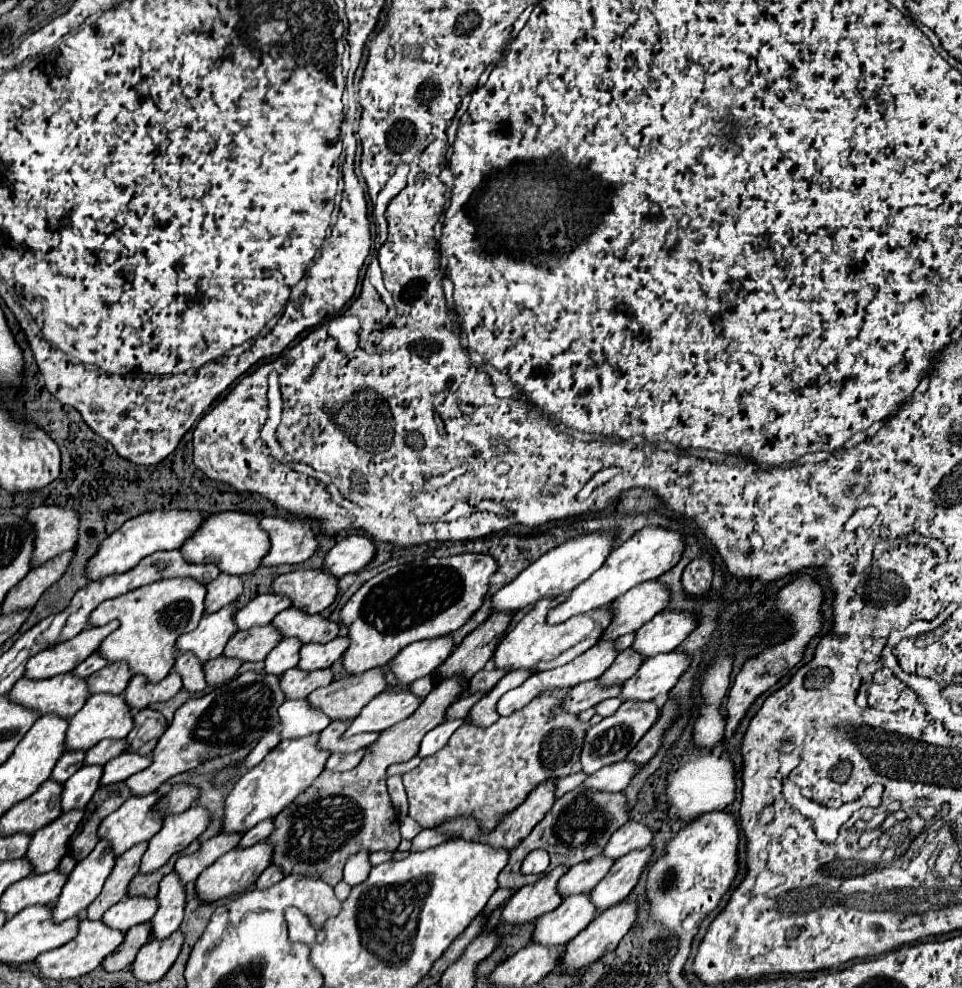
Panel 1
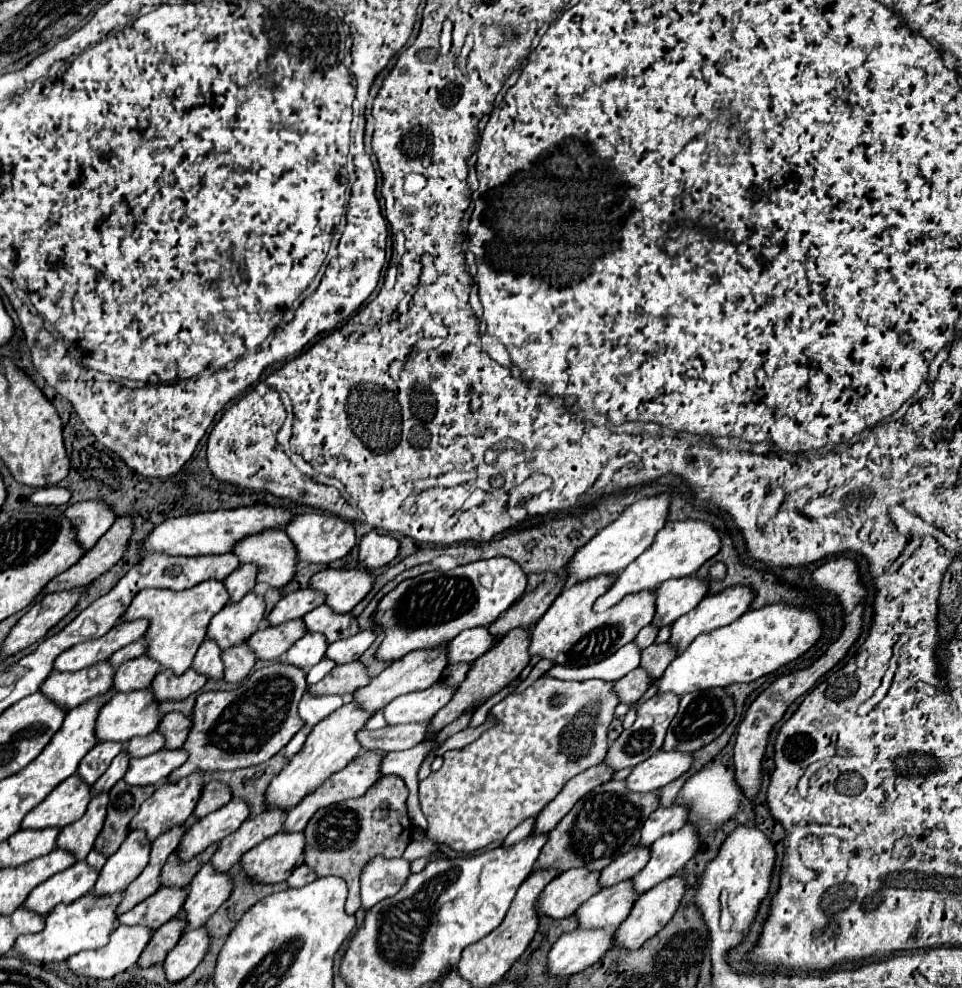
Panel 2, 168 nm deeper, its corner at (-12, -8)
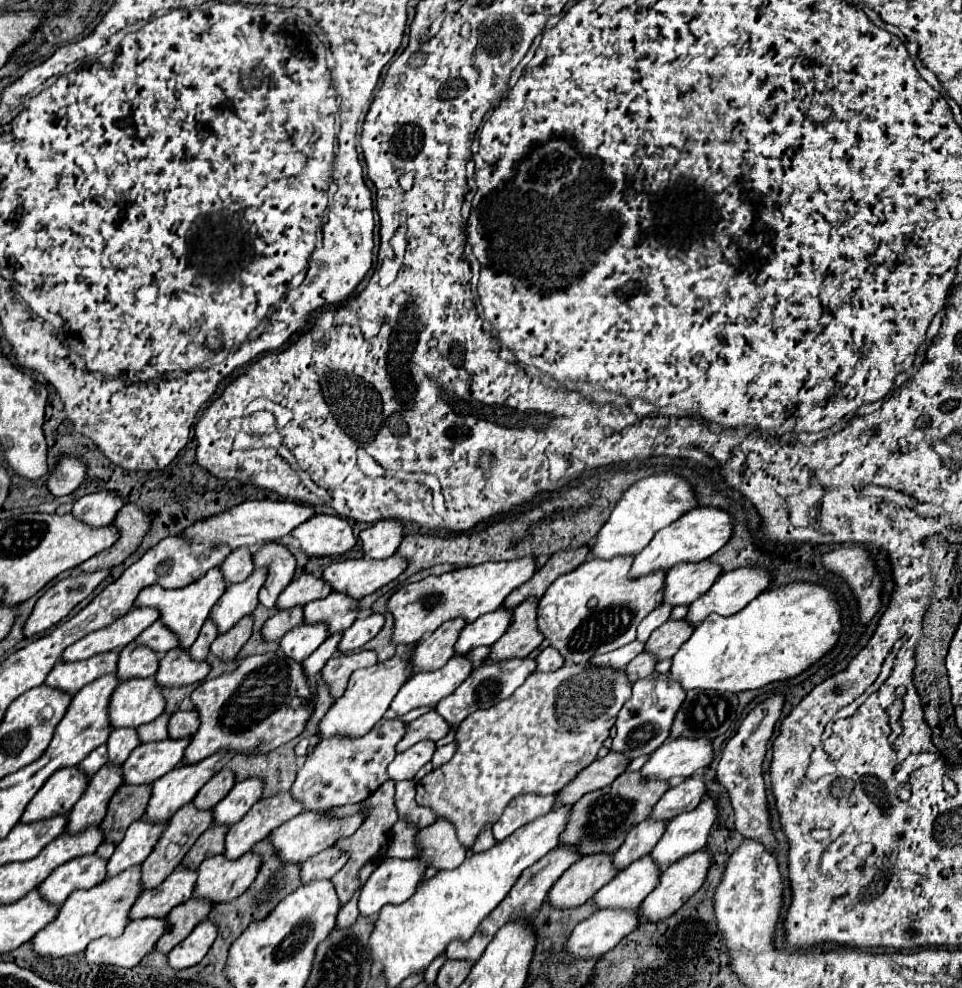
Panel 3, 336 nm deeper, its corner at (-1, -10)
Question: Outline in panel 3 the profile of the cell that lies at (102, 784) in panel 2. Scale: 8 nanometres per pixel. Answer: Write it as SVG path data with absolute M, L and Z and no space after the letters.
M115 729L107 739L107 753L111 765L121 765L129 753L139 745L135 729Z

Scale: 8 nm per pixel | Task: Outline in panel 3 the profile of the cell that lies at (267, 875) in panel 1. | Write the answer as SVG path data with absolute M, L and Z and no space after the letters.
M329 847L321 853L317 853L315 857L311 857L309 861L301 863L299 867L299 879L301 883L307 881L317 881L317 879L331 879L347 861L347 853L341 853L335 847Z

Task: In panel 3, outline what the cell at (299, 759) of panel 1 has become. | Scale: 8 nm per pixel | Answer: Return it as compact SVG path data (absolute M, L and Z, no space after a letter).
M413 647L405 649L403 655L395 655L393 659L389 659L385 663L377 663L369 669L357 669L351 675L351 681L349 681L345 695L339 697L329 707L325 717L319 721L319 727L317 727L319 739L335 737L335 735L339 735L339 737L363 737L365 733L369 733L369 729L373 729L373 725L385 715L385 711L389 709L389 703L393 701L393 697L397 695L401 685L411 677L411 669L407 665L407 657L411 655L411 651L413 651Z

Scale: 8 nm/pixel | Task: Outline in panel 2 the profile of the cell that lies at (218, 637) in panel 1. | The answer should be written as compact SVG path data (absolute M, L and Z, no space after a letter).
M254 591L246 593L246 595L244 595L240 601L236 601L236 603L230 601L230 603L224 607L224 611L218 611L218 613L212 617L212 621L210 621L210 625L208 625L208 639L216 639L216 643L220 643L222 649L246 641L246 639L258 629L258 623L260 623L262 617L264 617L264 607L266 607L266 605L264 605L264 597L262 597L262 595L256 595Z

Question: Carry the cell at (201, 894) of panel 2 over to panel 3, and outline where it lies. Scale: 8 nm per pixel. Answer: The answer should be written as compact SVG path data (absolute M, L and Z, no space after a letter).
M245 853L243 857L229 861L223 855L205 859L197 869L197 883L193 897L211 901L213 905L233 901L243 895L251 881L257 877L261 857Z

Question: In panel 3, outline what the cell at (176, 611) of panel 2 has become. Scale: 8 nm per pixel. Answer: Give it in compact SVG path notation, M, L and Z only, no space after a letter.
M211 569L205 577L201 577L201 579L197 579L197 581L193 581L193 585L187 585L187 587L181 587L181 589L163 589L163 587L159 587L159 585L149 585L149 587L145 587L139 595L137 595L137 599L135 599L135 603L133 603L133 607L153 607L153 609L157 609L159 611L159 619L161 619L161 623L171 631L171 633L175 633L177 635L177 639L179 639L179 649L183 649L183 651L187 651L191 645L193 645L193 641L197 639L197 635L199 635L199 629L203 627L203 623L207 621L207 617L209 617L209 611L211 611L211 607L217 603L217 599L225 593L225 581L223 581L223 575L221 575L221 571L219 569Z

